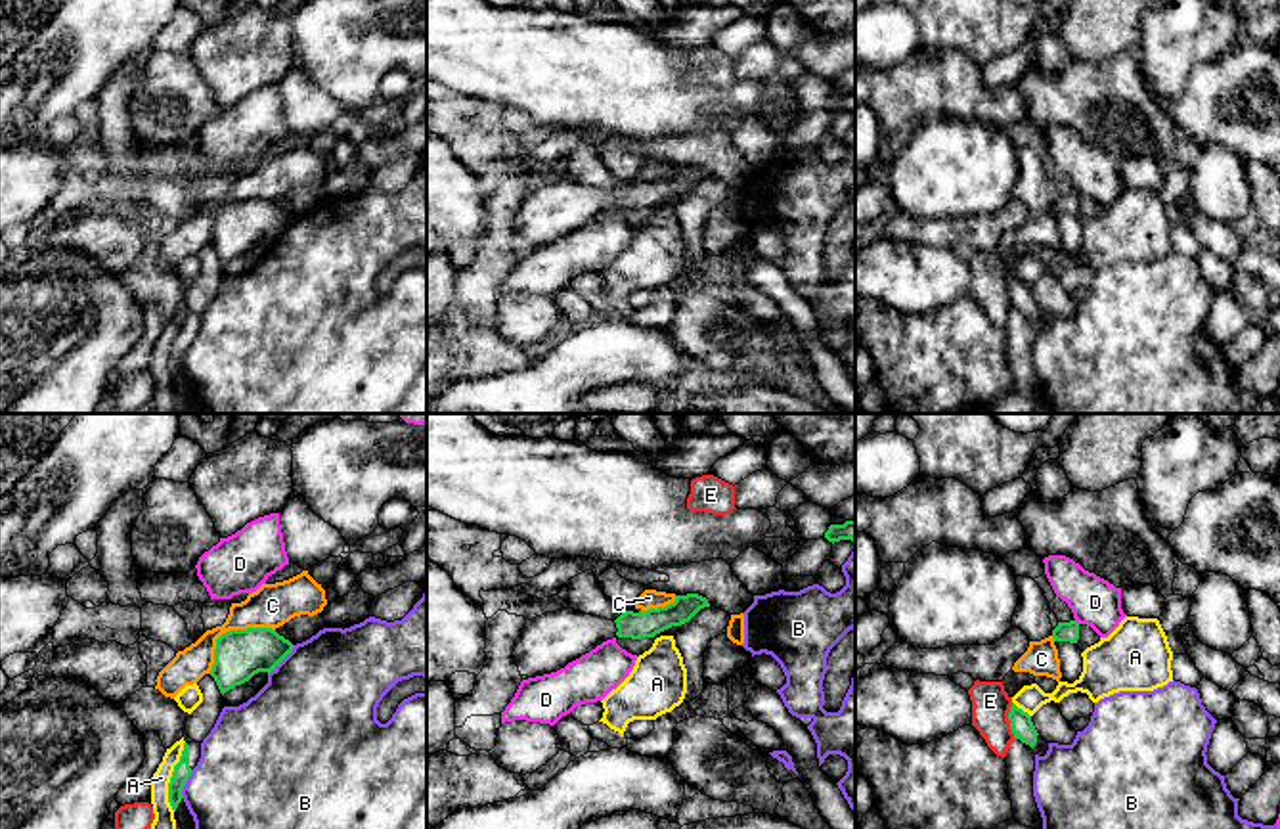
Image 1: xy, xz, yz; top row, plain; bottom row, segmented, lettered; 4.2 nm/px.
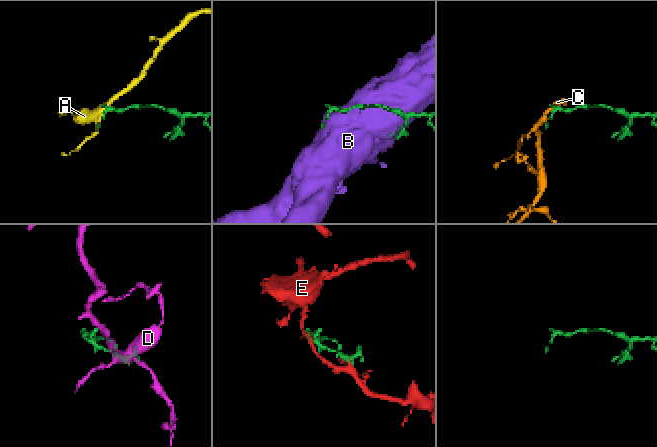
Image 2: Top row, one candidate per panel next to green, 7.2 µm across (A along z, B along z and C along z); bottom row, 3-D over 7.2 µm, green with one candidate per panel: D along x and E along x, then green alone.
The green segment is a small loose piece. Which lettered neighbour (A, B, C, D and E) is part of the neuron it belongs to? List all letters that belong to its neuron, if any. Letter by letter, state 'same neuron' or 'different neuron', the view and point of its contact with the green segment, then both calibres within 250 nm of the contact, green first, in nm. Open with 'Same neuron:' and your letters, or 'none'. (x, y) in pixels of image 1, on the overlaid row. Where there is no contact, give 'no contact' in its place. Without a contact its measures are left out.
Same neuron: none
A: different neuron | xy (173, 776) | 70/80 nm
B: different neuron | xy (282, 659) | 200/480 nm
C: different neuron | xy (230, 630) | 200/180 nm
D: different neuron | no contact
E: different neuron | yz (1009, 718) | 100/160 nm

